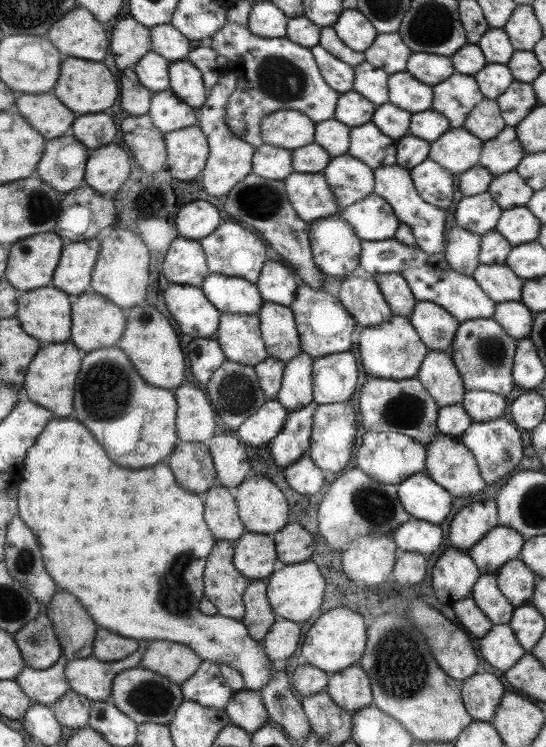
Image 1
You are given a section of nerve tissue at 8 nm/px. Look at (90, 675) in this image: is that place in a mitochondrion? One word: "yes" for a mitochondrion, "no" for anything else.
no

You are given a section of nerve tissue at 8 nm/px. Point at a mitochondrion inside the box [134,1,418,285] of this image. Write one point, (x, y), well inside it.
(277, 77)

